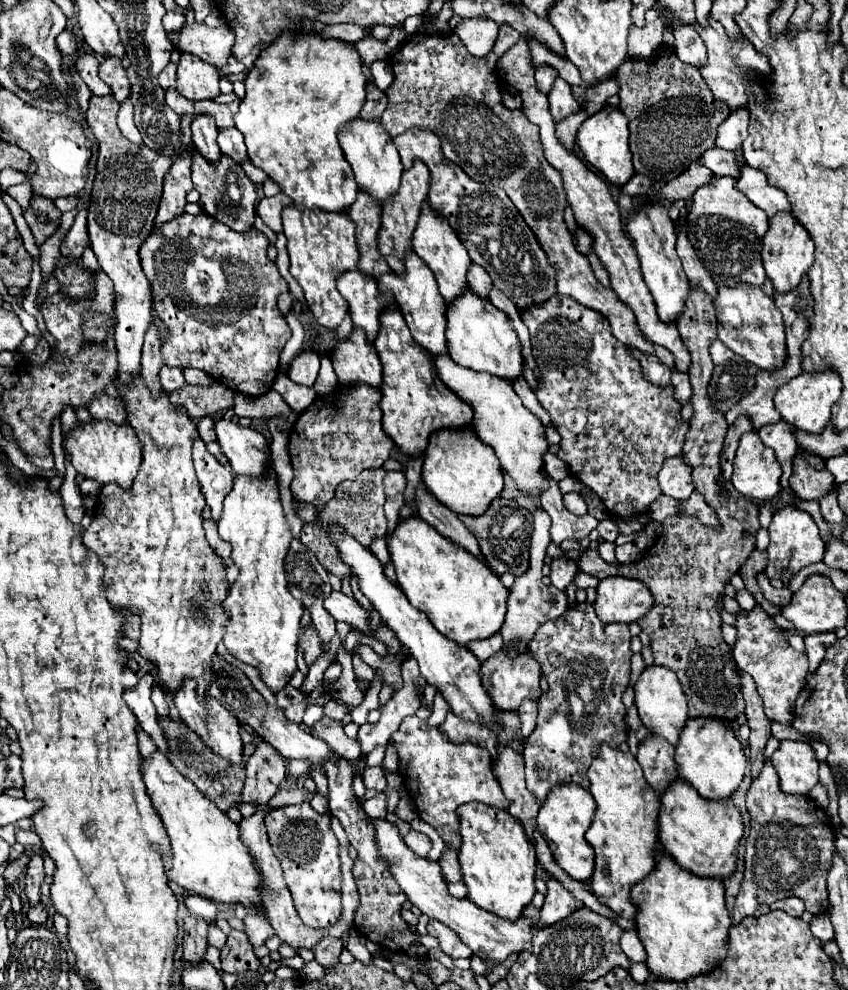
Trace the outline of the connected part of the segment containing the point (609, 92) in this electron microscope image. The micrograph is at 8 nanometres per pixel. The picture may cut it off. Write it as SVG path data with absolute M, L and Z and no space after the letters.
M609 79L609 81L603 81L595 87L573 87L573 93L575 93L575 99L581 103L583 109L587 109L587 113L597 113L601 109L601 105L605 105L605 101L613 95L619 93L619 83L615 79Z

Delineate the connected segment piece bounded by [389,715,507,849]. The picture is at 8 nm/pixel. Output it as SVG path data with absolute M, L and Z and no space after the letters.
M417 715L407 717L389 743L397 749L399 775L403 777L403 783L419 809L419 817L429 823L447 845L455 849L461 845L459 817L455 813L459 805L469 801L485 801L491 807L507 809L507 799L491 773L489 751L481 749L479 743L465 741L461 745L453 745L437 727L429 727L427 721Z

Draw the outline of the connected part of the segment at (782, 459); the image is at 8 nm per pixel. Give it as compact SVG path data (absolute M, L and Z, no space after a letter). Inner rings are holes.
M777 421L773 425L763 425L757 435L761 437L761 441L771 447L775 451L775 457L777 461L781 463L781 469L783 469L783 477L781 477L781 485L787 487L789 483L789 477L791 477L791 461L797 453L797 441L795 441L795 427L789 425L787 421Z

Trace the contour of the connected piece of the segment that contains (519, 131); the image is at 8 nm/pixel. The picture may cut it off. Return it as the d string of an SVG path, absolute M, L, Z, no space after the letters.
M501 25L495 53L473 57L455 33L411 35L389 57L393 83L385 91L389 103L383 111L381 123L393 137L407 131L407 127L431 129L439 137L445 157L459 165L473 181L505 189L557 271L557 293L573 297L575 301L603 313L611 323L613 335L629 349L655 355L653 345L645 341L639 331L631 309L619 303L611 287L603 287L597 281L587 257L571 245L573 239L563 221L563 209L567 207L563 183L543 157L539 131L531 121L527 121L523 111L509 111L501 103L501 81L497 75L499 71L495 69L495 57L505 53L515 45L515 41L519 41L519 33L509 25Z

